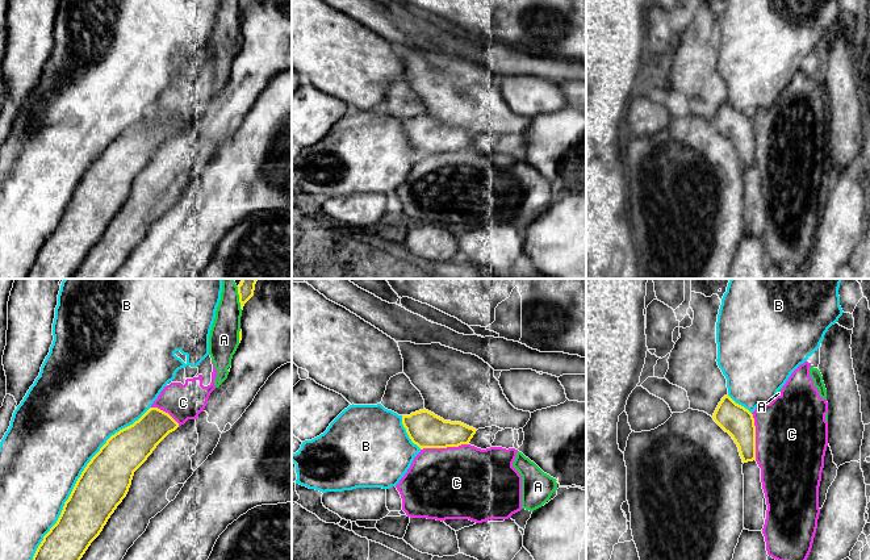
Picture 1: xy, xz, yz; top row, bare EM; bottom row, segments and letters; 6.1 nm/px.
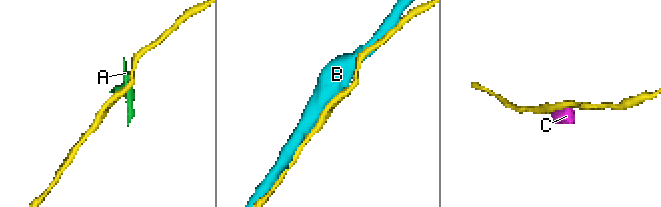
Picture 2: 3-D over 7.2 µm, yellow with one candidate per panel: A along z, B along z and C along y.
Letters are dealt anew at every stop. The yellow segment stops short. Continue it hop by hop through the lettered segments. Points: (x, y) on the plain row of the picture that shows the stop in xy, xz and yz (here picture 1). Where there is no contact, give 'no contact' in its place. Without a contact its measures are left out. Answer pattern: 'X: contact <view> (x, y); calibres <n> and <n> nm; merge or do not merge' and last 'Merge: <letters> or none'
A: contact xy (239, 7); calibres 60 and 180 nm; do not merge
B: contact xy (75, 191); calibres 300 and 480 nm; do not merge
C: contact xz (444, 153); calibres 220 and 440 nm; do not merge
Merge: none

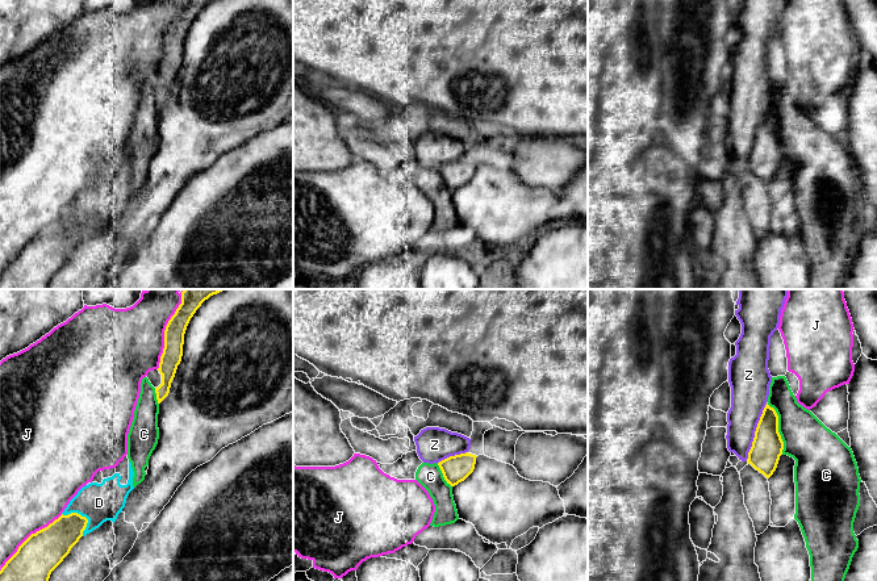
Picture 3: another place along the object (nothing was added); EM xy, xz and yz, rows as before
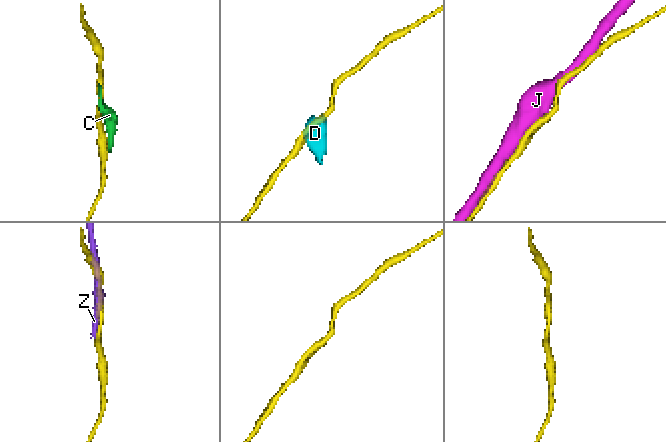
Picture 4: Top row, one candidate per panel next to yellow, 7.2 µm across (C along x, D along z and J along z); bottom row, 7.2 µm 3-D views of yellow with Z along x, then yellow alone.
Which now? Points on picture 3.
C: contact yz (777, 133); calibres 190 and 280 nm; do not merge
D: contact xy (83, 222); calibres 220 and 240 nm; do not merge
J: contact xy (165, 37); calibres 130 and 440 nm; do not merge
Z: contact yz (755, 137); calibres 190 and 220 nm; do not merge
Merge: none

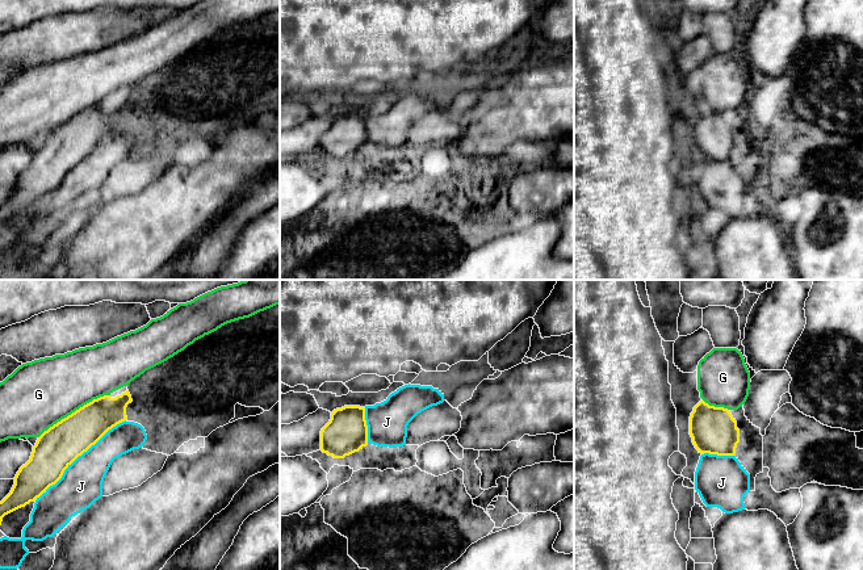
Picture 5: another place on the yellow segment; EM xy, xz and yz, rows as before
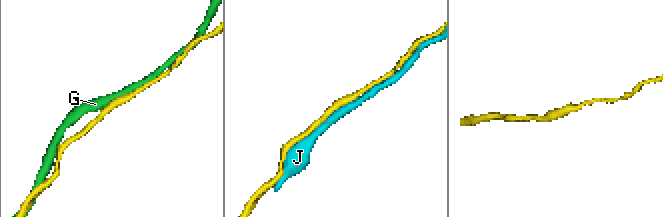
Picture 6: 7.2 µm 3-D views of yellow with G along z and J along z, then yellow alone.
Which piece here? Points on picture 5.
G: contact xy (75, 117); calibres 260 and 420 nm; do not merge
J: contact xy (79, 160); calibres 260 and 260 nm; merge
Merge: J

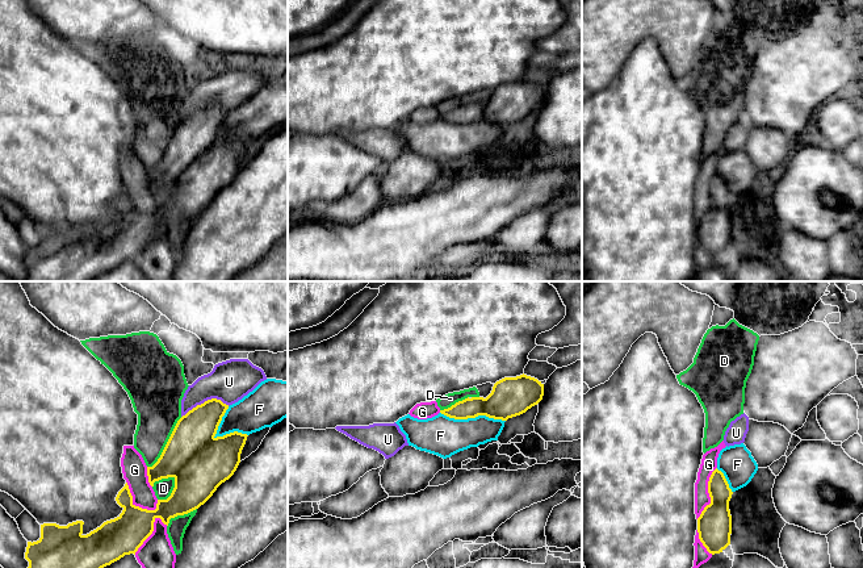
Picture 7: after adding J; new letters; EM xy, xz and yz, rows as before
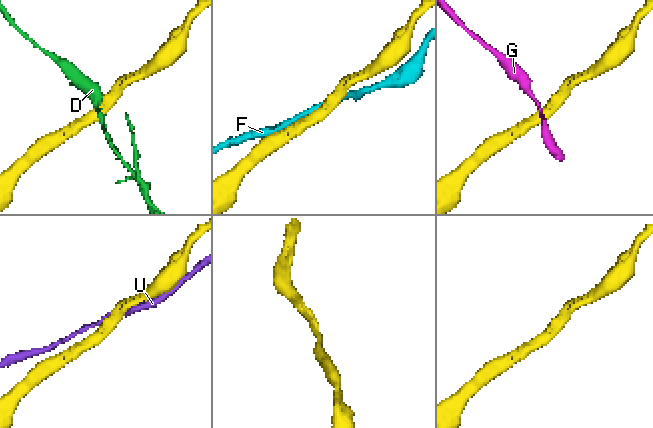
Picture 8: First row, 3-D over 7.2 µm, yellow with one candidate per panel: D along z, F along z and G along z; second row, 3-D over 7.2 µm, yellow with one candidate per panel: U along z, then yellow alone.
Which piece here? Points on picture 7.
D: contact xy (172, 197); calibres 360 and 120 nm; do not merge
F: contact xz (473, 122); calibres 220 and 240 nm; do not merge
G: contact xy (134, 211); calibres 240 and 150 nm; do not merge
U: contact xy (205, 107); calibres 260 and 260 nm; do not merge
Merge: none

